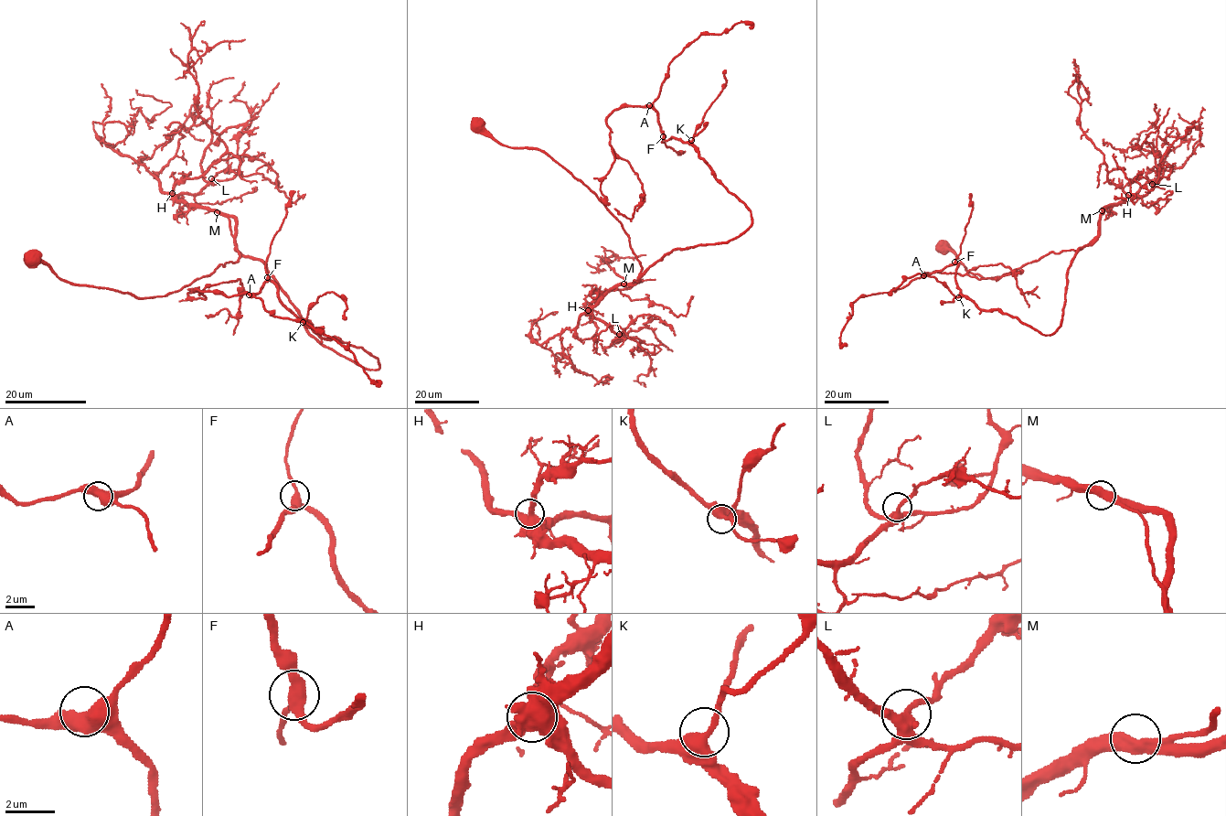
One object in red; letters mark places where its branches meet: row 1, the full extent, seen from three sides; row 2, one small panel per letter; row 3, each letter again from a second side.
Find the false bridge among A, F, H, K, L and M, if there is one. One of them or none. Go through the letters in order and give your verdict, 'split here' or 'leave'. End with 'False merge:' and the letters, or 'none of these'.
A: leave
F: leave
H: leave
K: leave
L: leave
M: leave
False merge: none of these

